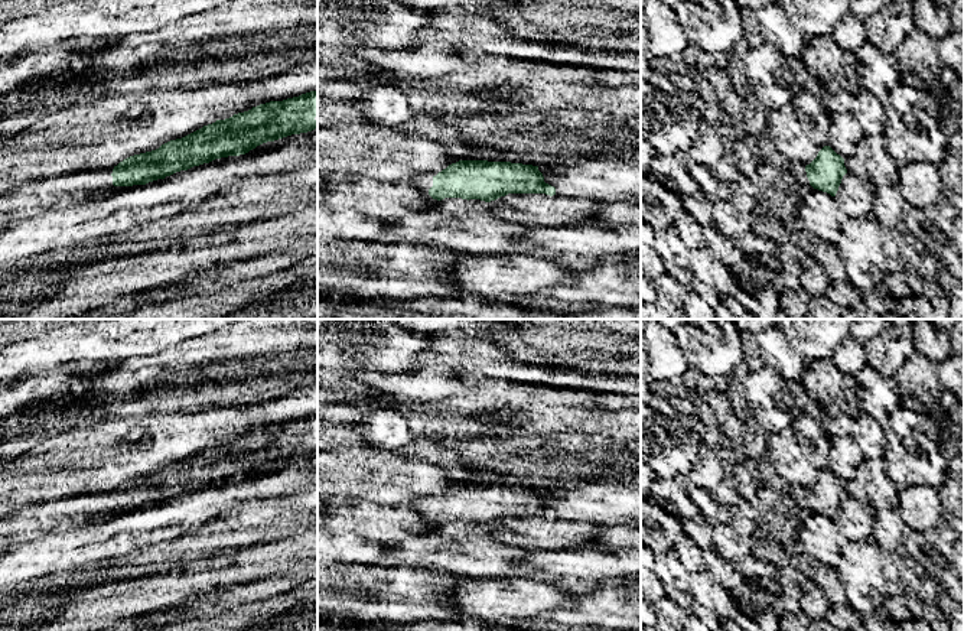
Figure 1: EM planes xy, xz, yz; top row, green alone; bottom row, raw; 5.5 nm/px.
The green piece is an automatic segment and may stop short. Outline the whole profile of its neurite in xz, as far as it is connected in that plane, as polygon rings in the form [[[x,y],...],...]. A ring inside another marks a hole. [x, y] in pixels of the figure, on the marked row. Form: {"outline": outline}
{"outline": [[[459,160],[439,173],[420,173],[408,182],[437,201],[462,198],[491,202],[508,193],[556,195],[556,188],[544,182],[538,166],[511,162]]]}

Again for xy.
{"outline": [[[317,90],[234,114],[117,166],[85,169],[33,180],[0,196],[0,230],[49,211],[69,208],[71,196],[146,185],[215,159],[245,155],[257,146],[317,129]]]}

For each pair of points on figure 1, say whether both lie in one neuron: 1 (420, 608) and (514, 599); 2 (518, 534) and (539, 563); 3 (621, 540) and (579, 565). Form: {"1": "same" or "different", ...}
{"1": "different", "2": "different", "3": "different"}

